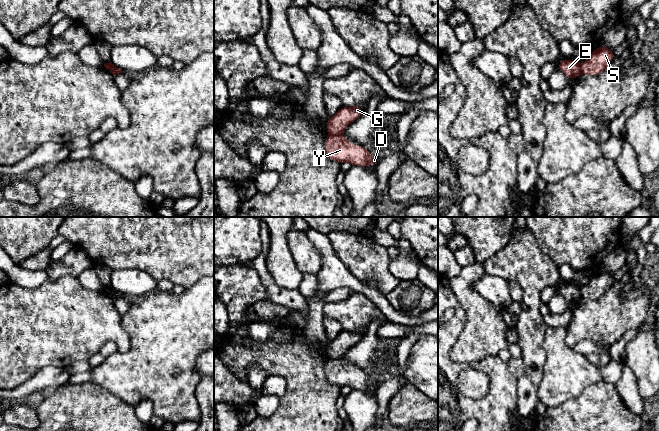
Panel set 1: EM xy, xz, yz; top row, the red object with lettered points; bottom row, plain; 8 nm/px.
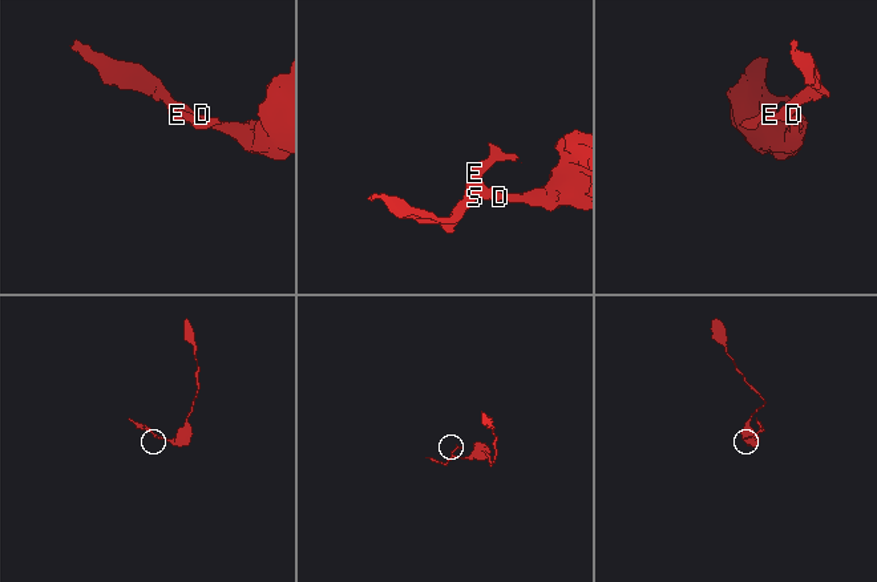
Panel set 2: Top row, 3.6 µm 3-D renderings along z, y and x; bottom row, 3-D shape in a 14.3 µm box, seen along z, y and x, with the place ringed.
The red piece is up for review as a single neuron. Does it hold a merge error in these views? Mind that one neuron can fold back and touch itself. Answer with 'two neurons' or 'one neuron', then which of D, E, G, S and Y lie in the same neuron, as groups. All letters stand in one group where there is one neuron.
two neurons | D S Y / E G

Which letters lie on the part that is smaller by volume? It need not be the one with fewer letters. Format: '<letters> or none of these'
E, G

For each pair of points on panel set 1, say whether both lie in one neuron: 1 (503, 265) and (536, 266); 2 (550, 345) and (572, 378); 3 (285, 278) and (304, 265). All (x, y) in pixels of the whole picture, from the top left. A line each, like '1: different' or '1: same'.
1: same
2: same
3: different

